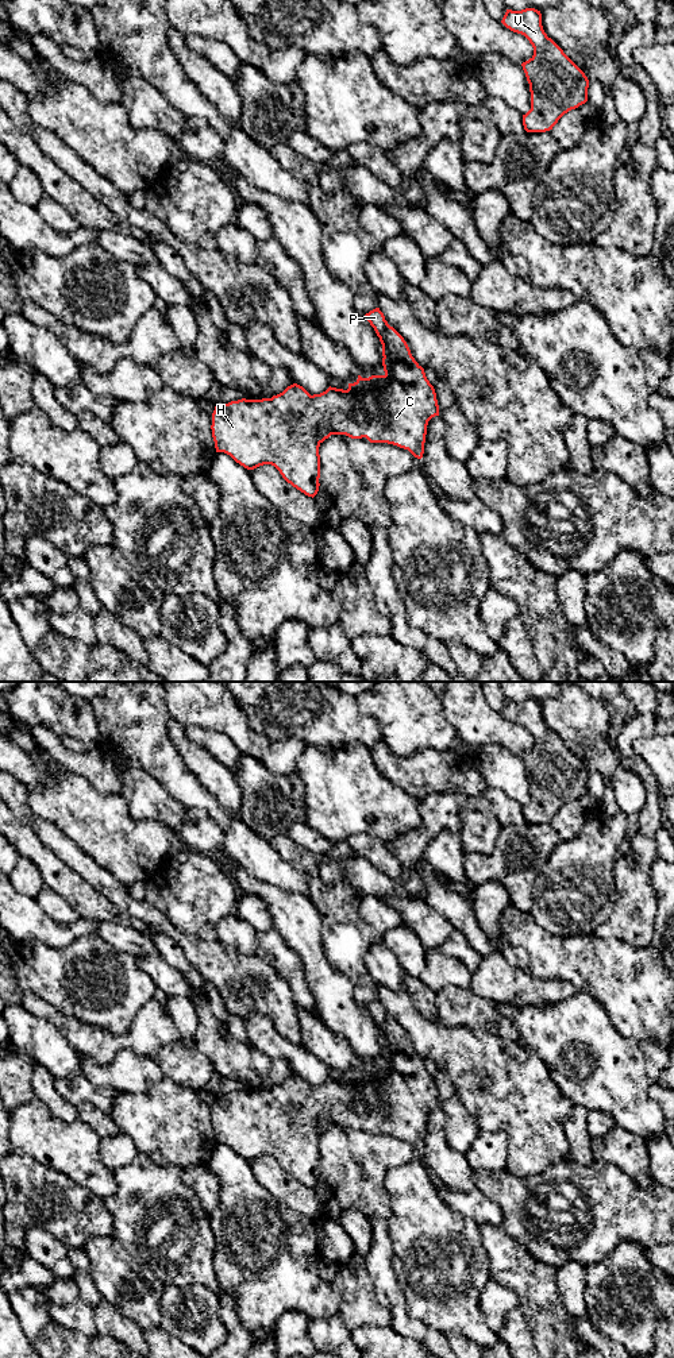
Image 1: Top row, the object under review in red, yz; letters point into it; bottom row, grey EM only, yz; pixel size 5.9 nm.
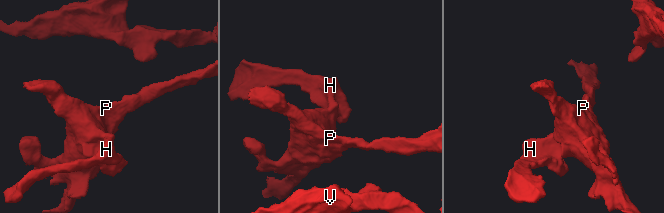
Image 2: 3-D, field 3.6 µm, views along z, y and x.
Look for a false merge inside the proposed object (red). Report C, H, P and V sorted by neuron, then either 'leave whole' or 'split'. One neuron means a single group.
C H P V | leave whole

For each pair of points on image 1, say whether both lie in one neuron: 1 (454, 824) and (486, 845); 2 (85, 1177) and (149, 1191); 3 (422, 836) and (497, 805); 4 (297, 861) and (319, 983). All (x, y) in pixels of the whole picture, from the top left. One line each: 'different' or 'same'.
1: different
2: different
3: same
4: different

